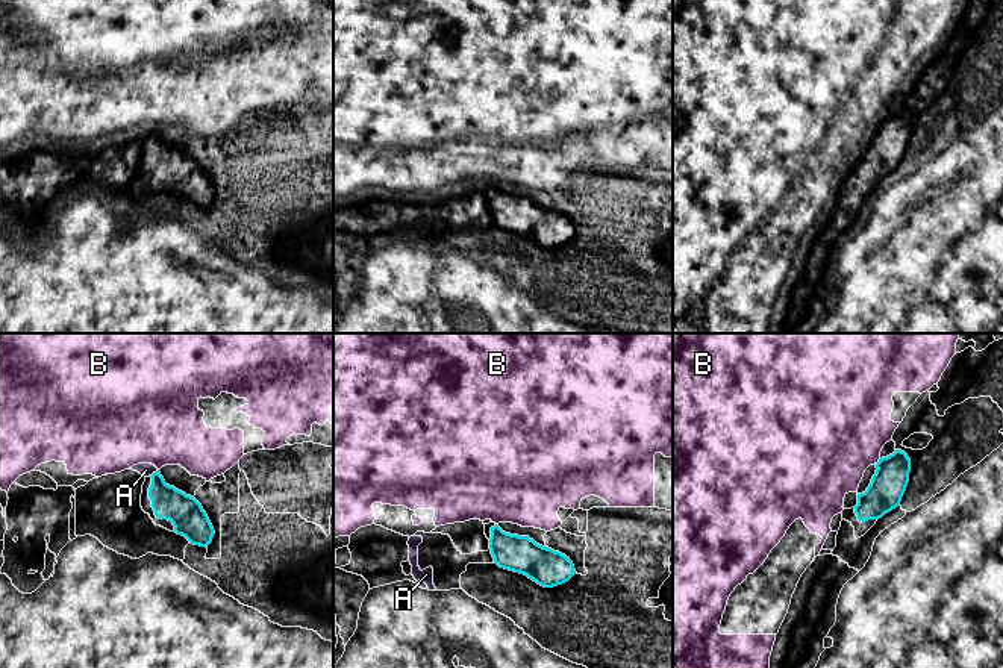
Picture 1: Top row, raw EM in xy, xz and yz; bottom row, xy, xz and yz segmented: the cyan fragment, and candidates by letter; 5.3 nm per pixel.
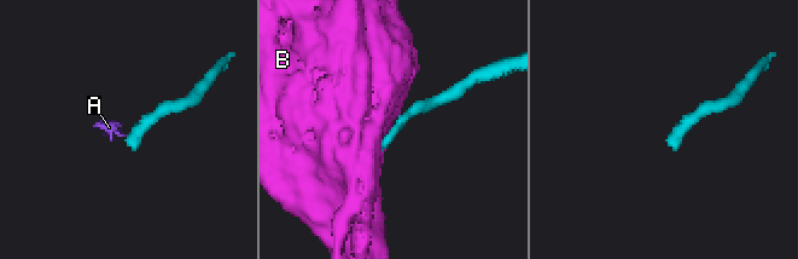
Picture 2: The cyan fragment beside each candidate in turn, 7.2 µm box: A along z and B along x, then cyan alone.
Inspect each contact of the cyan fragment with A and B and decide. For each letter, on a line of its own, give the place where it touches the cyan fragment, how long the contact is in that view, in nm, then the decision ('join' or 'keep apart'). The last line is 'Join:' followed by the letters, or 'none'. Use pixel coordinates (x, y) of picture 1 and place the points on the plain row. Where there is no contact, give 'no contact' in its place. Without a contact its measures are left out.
A: xy (153, 134) | 60 nm | keep apart
B: yz (879, 121) | 40 nm | keep apart
Join: none

